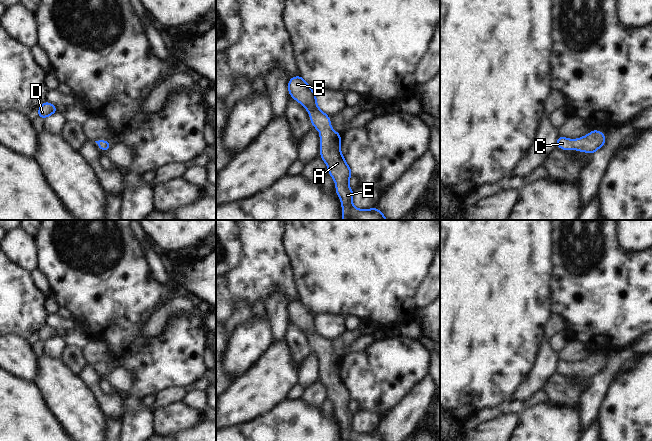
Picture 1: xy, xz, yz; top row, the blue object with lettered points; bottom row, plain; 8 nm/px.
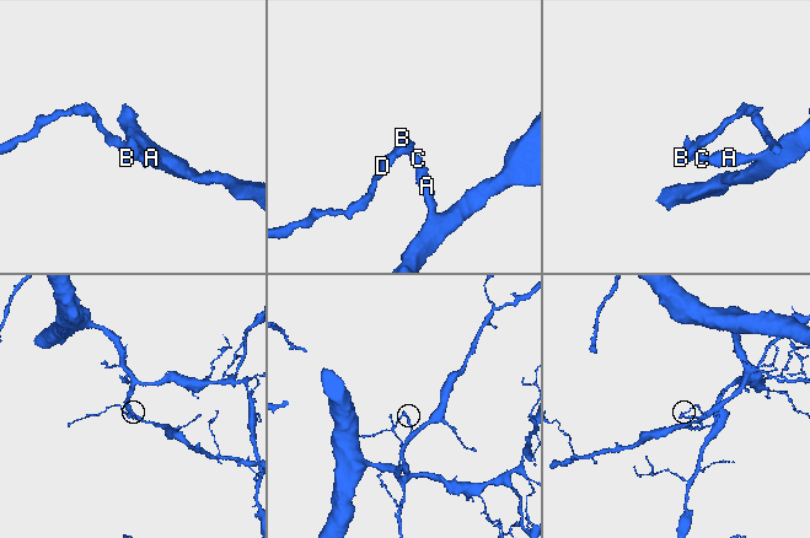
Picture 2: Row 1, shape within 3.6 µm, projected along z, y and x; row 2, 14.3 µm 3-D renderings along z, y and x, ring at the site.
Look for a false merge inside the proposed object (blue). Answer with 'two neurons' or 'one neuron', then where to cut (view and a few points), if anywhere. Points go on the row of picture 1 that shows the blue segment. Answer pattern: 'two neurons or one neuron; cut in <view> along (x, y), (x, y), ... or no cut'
one neuron; no cut

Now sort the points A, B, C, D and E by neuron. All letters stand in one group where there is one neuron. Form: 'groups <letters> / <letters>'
groups A B C D E

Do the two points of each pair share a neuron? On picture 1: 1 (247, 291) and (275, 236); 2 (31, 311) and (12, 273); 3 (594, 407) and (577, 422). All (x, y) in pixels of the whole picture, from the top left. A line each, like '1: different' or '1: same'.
1: same
2: same
3: different

